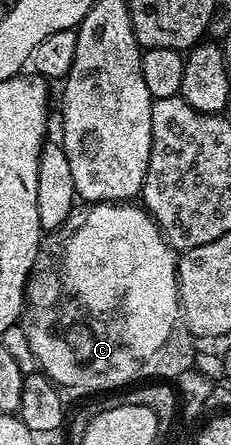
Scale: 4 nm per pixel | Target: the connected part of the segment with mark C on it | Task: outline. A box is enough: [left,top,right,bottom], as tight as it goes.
[20,202,196,400]

